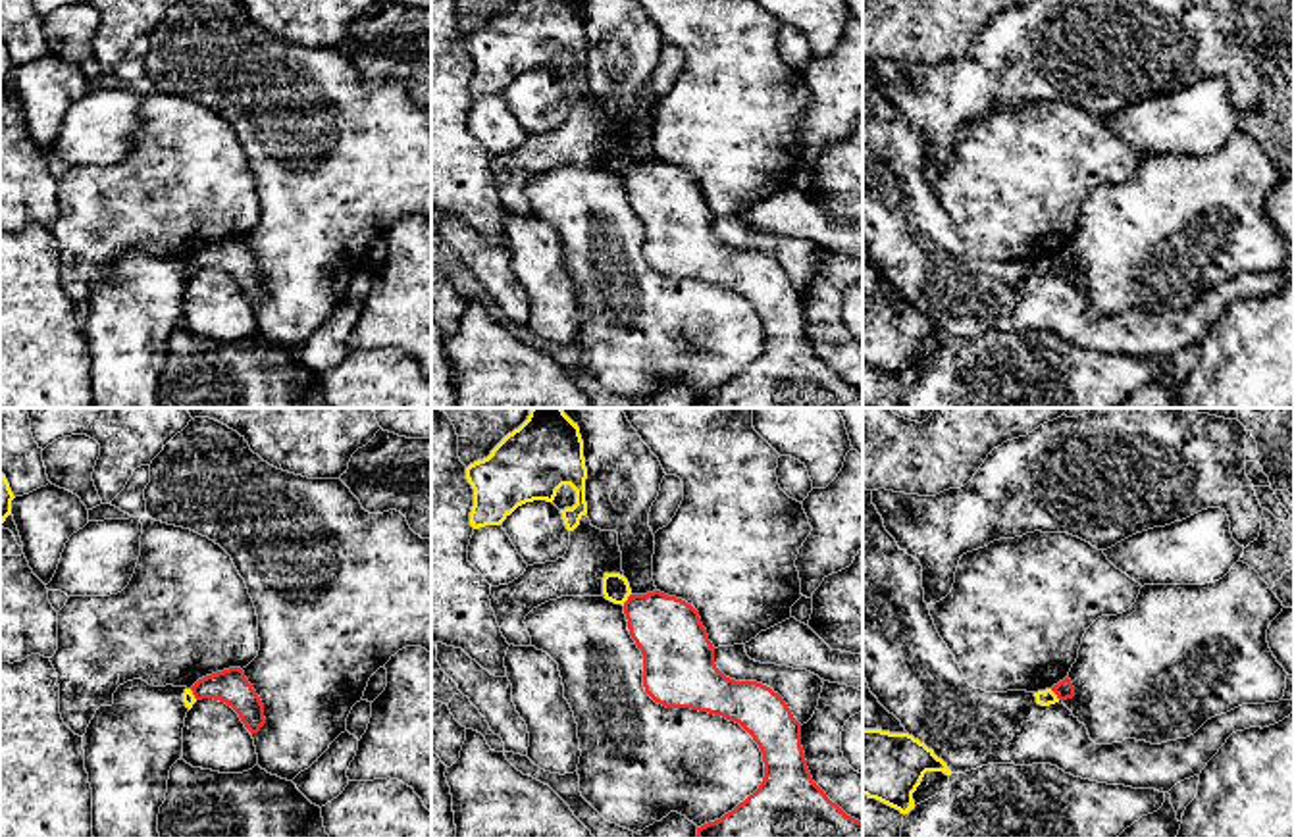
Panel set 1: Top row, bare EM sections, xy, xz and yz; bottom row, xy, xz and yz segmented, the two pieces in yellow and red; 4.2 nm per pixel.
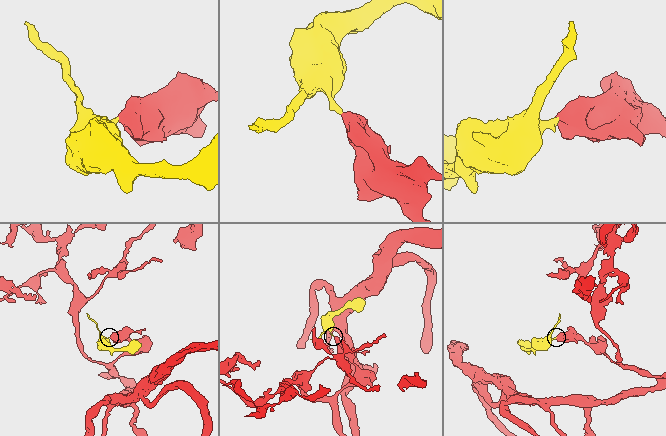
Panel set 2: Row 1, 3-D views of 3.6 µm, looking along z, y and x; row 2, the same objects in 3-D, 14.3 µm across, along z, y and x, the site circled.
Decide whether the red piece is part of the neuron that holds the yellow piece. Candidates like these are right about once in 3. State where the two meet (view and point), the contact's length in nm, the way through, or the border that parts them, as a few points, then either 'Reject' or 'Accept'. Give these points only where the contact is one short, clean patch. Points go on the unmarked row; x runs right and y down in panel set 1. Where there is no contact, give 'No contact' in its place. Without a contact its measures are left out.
Touches yellow at xz (626, 168). Shared border 70 nm. Boundary: xz (630, 162), (622, 174). Reject

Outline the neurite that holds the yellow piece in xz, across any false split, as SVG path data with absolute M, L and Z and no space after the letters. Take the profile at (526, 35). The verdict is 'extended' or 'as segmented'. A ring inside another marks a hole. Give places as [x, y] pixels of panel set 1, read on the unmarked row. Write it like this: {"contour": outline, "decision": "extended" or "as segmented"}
{"contour": "M512 0L487 27L466 37L474 58L470 94L501 94L518 75L553 71L562 54L576 60L576 73L560 79L574 100L587 83L583 10L580 0Z", "decision": "as segmented"}

